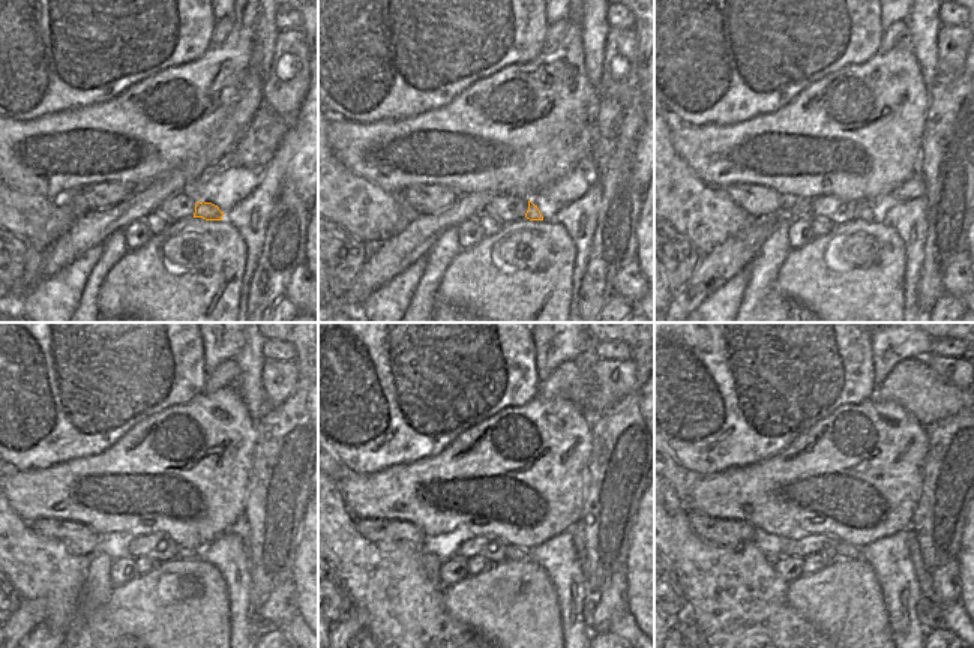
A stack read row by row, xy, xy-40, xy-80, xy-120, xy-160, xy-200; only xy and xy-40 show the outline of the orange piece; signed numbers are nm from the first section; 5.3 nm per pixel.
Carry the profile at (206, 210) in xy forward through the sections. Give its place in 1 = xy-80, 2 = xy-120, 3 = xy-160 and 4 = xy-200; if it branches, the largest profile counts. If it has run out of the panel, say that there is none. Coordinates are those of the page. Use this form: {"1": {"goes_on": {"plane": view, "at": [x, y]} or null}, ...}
{"1": {"goes_on": {"plane": "xy-80", "at": [863, 210]}}, "2": {"goes_on": {"plane": "xy-120", "at": [183, 552]}}, "3": {"goes_on": {"plane": "xy-160", "at": [511, 552]}}, "4": {"goes_on": {"plane": "xy-200", "at": [844, 551]}}}

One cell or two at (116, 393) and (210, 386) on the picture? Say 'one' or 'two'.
two

